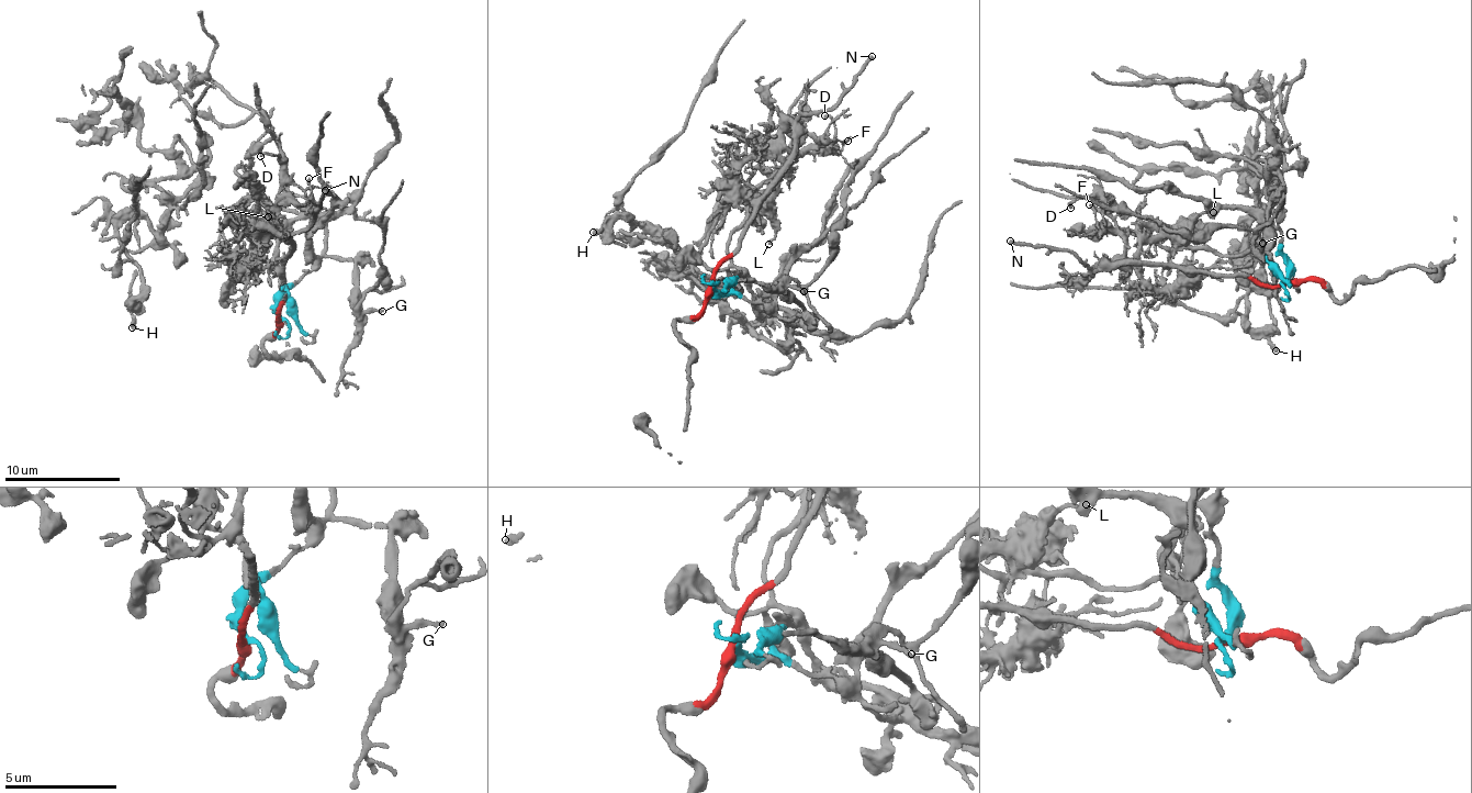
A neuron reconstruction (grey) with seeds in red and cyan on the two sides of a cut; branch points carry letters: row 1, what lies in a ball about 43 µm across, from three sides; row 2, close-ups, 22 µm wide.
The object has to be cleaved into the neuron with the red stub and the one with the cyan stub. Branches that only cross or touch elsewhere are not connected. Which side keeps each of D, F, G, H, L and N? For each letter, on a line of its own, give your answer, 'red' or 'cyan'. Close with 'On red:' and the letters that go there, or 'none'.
D: red
F: red
G: cyan
H: cyan
L: red
N: red
On red: D, F, L, N

